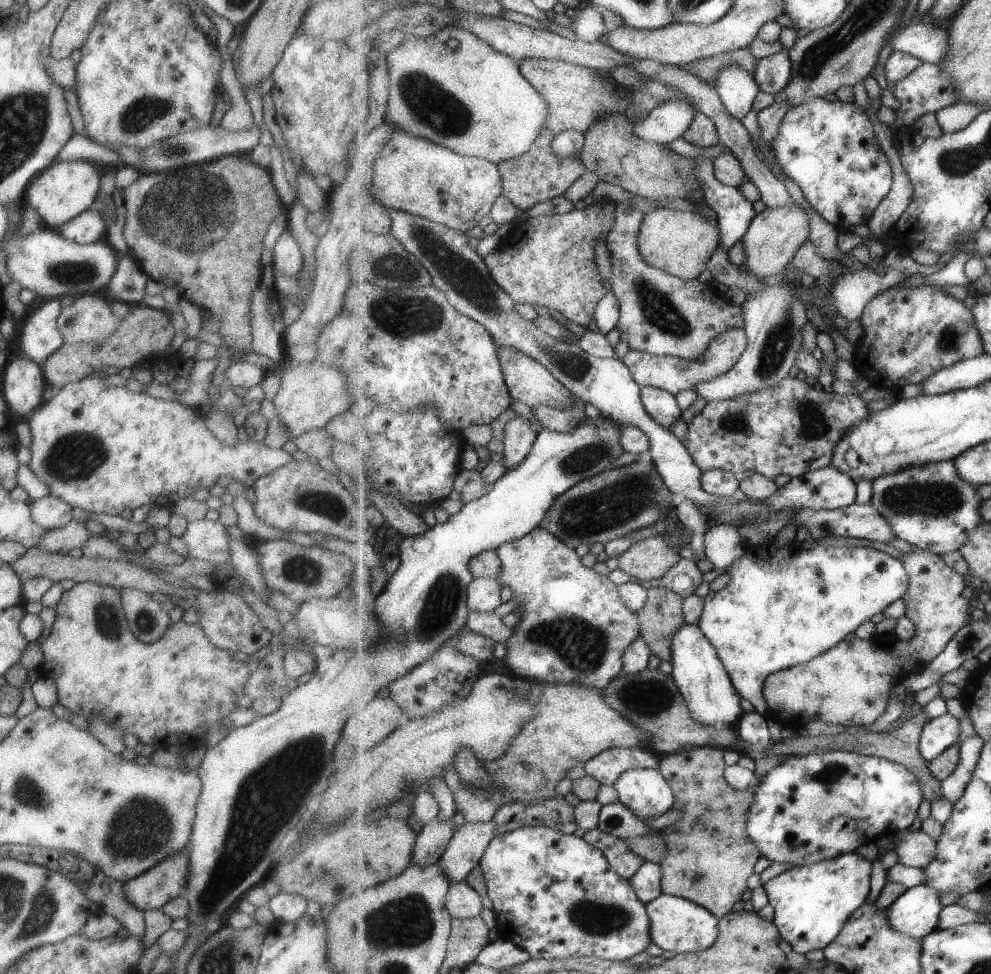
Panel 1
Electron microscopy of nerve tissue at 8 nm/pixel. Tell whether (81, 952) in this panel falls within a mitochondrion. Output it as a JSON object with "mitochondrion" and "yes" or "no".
{"mitochondrion":"yes"}

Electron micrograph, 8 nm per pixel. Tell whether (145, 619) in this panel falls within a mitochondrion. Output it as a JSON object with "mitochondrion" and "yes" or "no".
{"mitochondrion":"yes"}

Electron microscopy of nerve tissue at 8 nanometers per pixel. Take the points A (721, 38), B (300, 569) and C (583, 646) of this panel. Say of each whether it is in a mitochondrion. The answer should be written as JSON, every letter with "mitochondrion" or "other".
{"A":"other","B":"mitochondrion","C":"mitochondrion"}

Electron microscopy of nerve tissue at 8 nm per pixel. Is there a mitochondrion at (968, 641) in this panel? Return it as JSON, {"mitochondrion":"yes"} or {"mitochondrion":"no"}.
{"mitochondrion":"no"}

